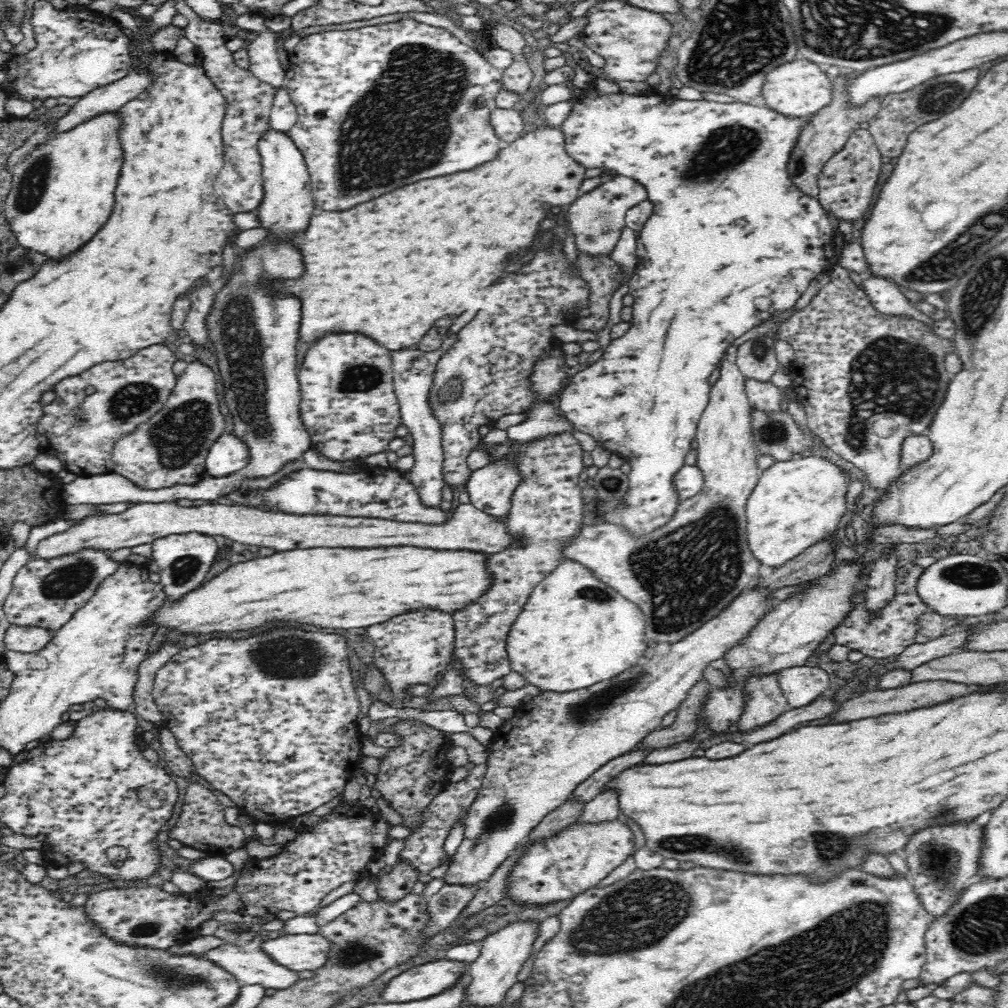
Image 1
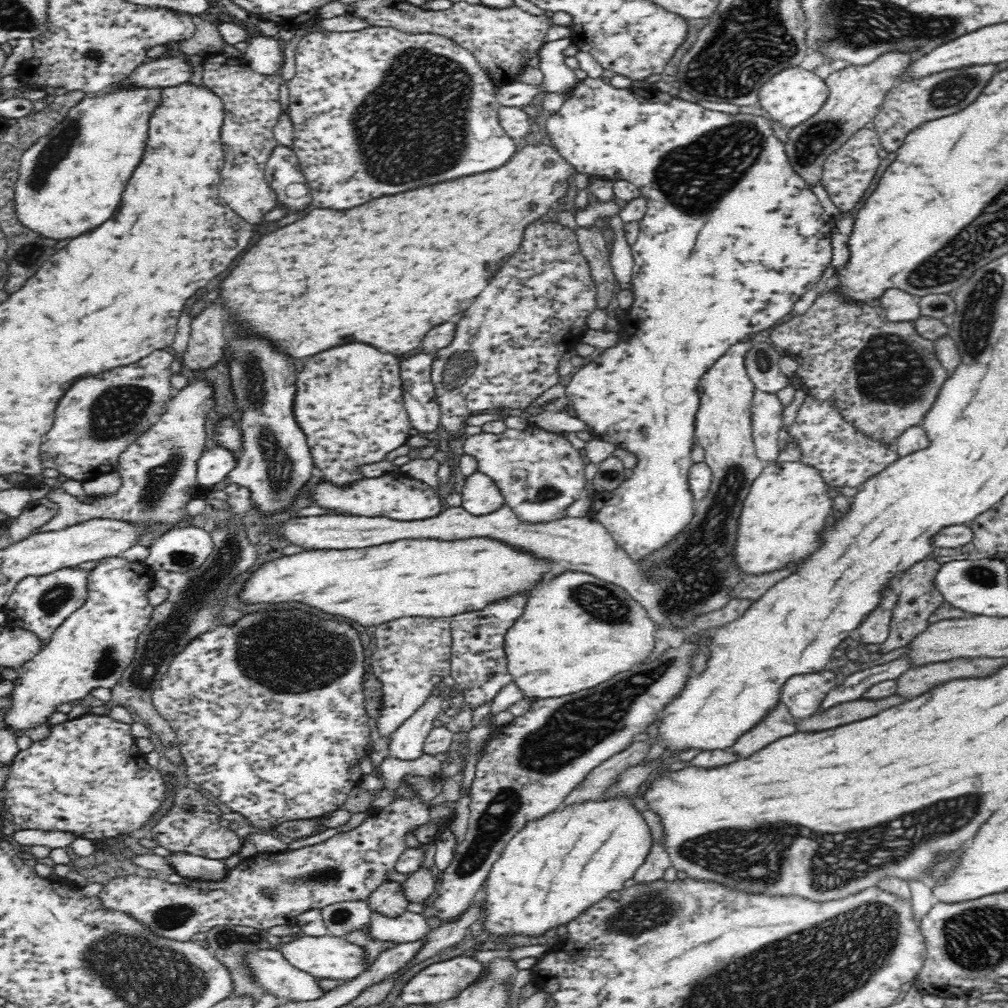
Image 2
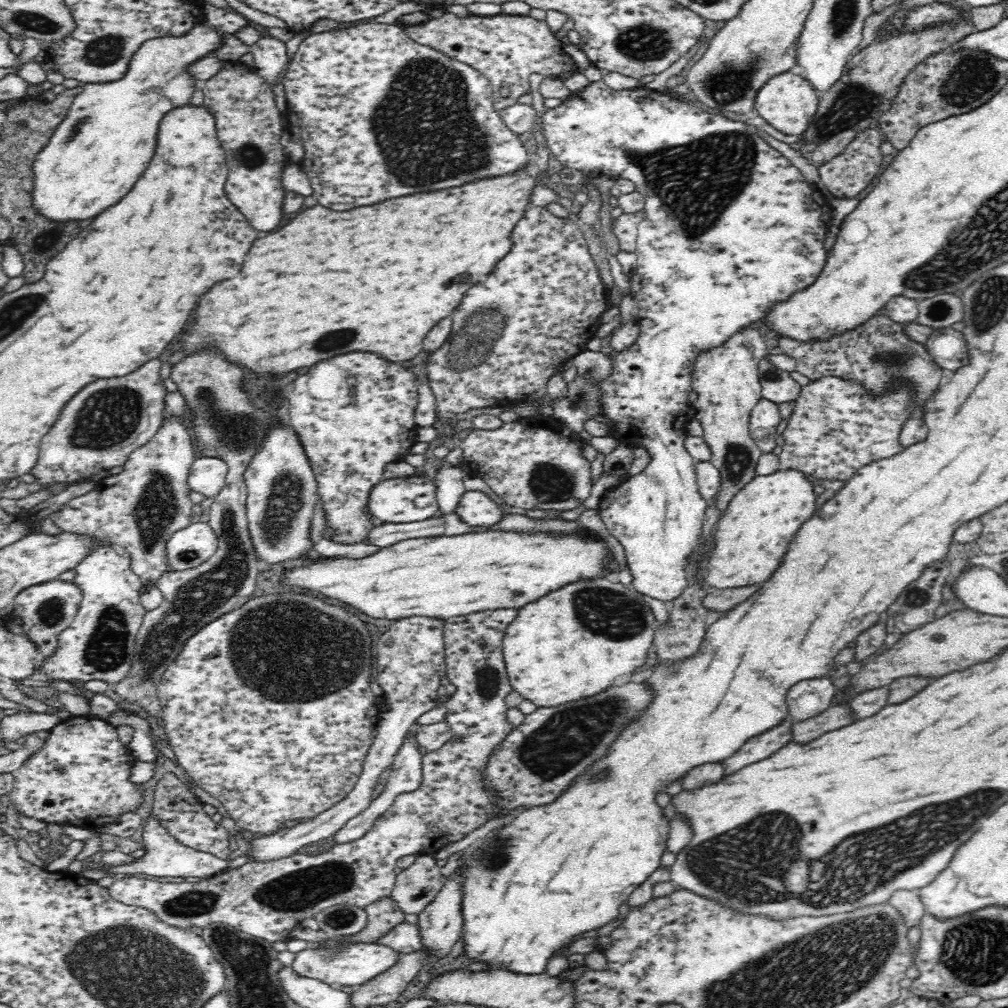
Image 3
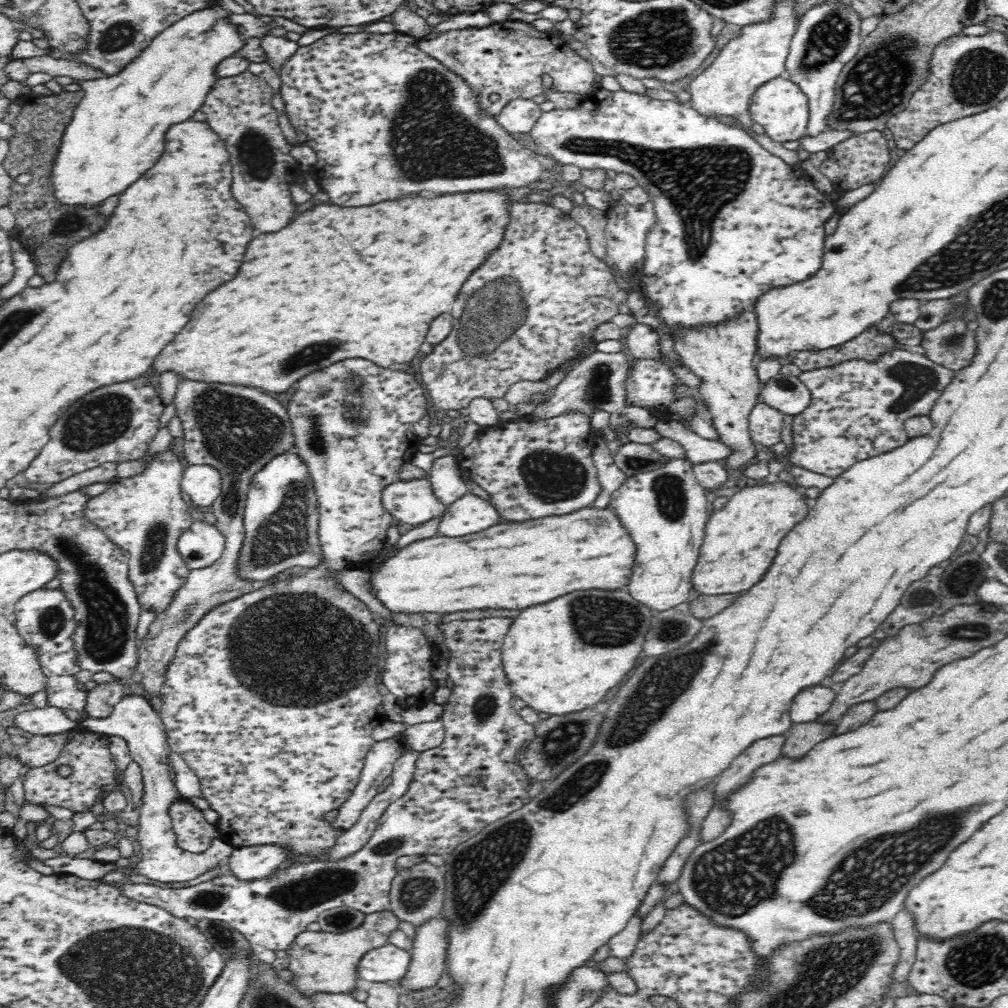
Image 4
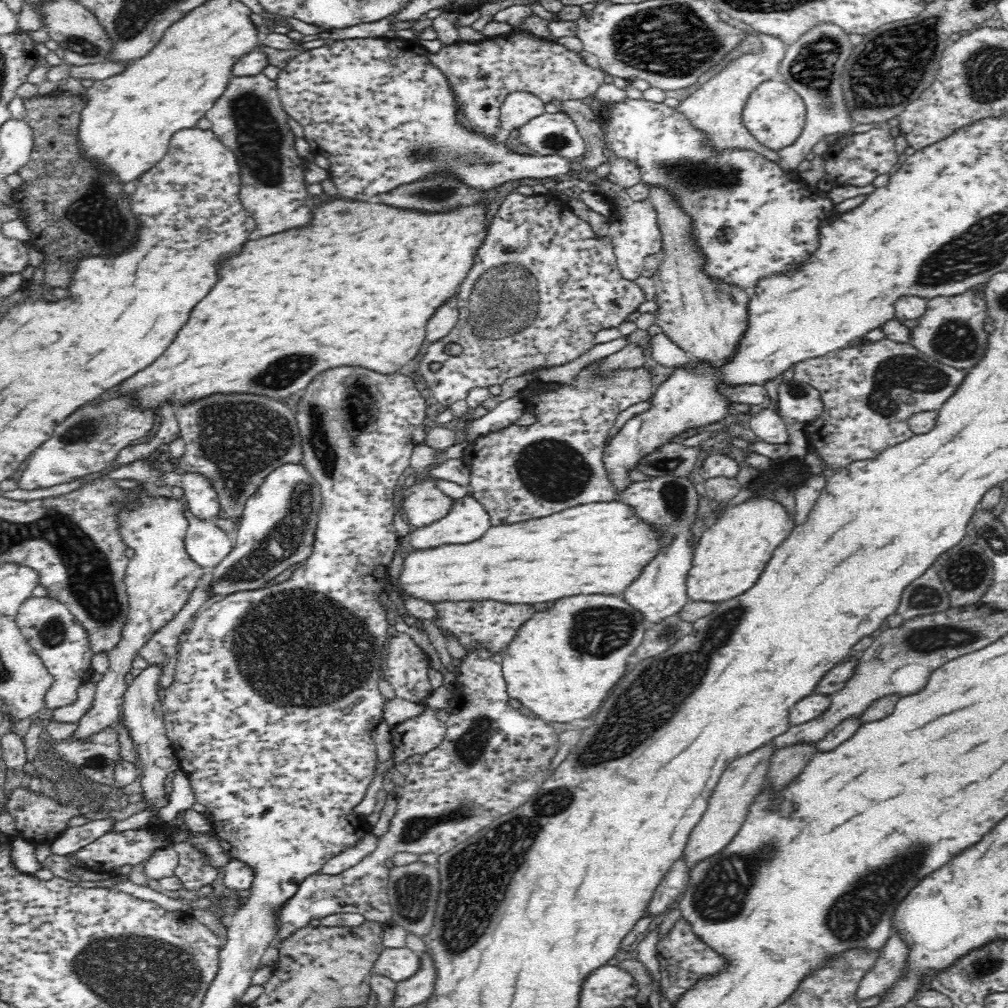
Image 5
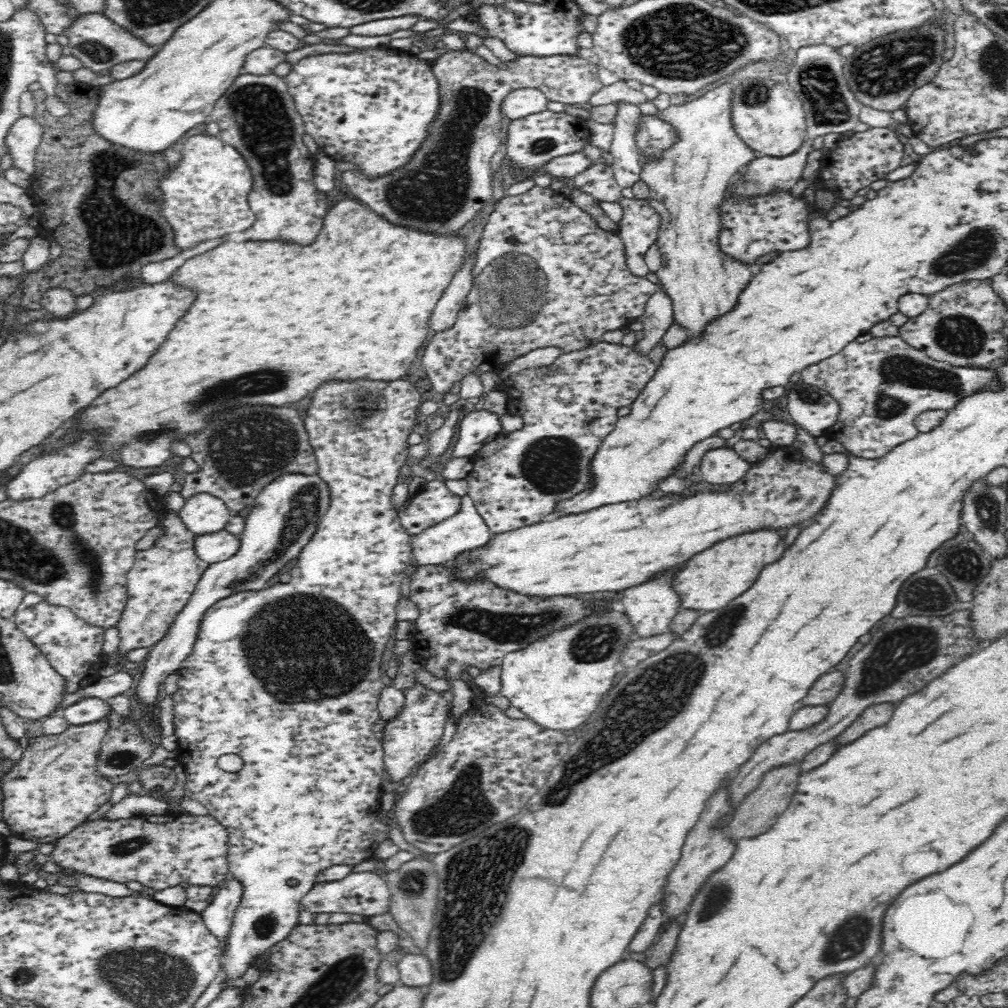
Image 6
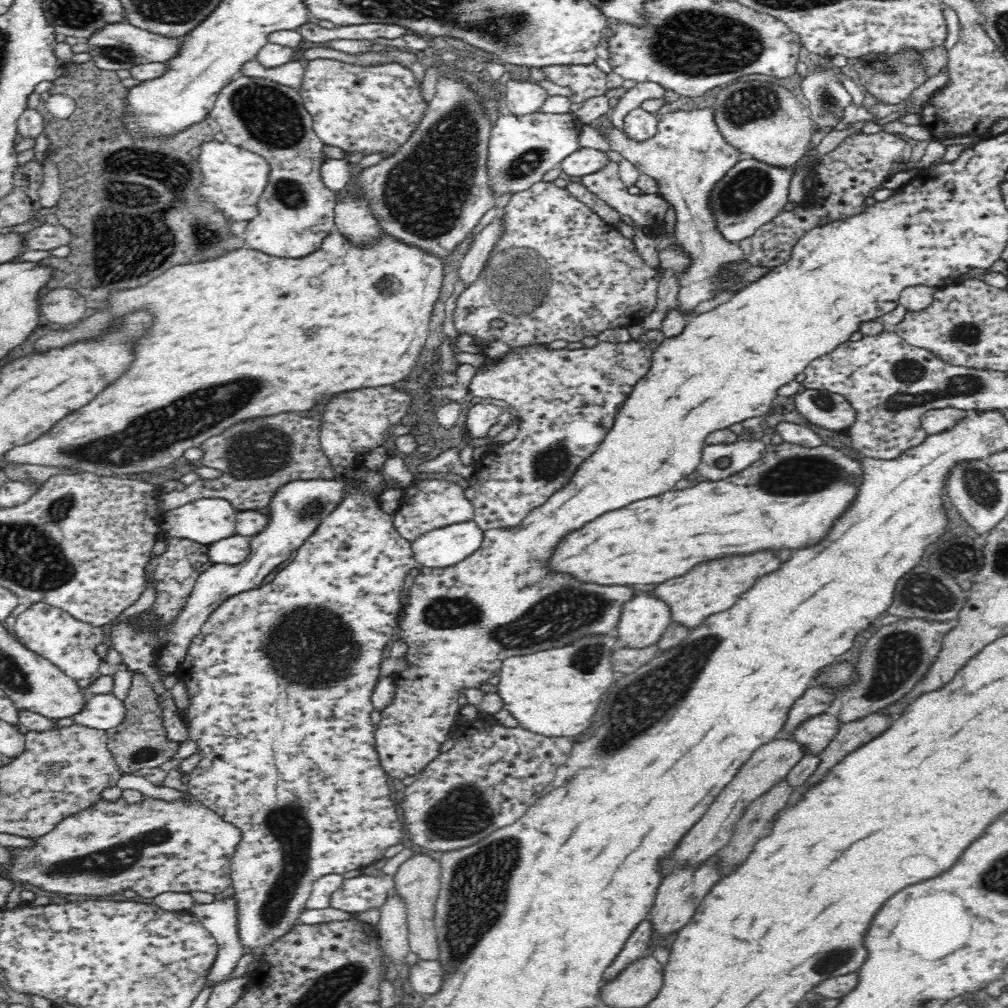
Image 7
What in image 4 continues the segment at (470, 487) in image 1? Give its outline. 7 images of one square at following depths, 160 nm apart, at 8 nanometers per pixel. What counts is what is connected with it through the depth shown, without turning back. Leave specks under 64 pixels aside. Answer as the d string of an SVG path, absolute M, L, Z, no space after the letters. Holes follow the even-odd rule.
M600 436L593 450L594 464L598 471L598 480L602 483L602 494L594 502L594 507L608 507L611 494L622 486L628 478L626 473L614 463L614 458L608 448L608 438ZM468 493L447 506L444 516L441 516L438 523L436 534L438 536L448 536L448 538L458 538L458 536L468 536L468 534L474 534L474 532L481 532L489 526L500 523L507 522L499 520L499 514L495 512L495 508L487 500Z

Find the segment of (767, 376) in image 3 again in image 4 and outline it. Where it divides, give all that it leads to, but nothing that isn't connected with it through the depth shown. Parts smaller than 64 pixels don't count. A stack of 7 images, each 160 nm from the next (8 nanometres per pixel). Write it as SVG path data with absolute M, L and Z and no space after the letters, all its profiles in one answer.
M779 372L764 383L760 401L778 410L782 415L795 417L811 406L812 393L798 377Z

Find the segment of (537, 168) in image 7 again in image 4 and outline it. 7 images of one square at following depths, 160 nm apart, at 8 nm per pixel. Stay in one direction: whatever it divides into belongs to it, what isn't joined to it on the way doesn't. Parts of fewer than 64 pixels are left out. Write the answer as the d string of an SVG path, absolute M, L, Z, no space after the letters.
M602 89L593 91L589 96L585 96L577 108L572 110L550 110L542 112L540 118L534 123L529 132L530 138L537 144L539 152L548 154L561 164L574 164L581 169L602 168L604 170L614 170L628 173L636 180L641 187L650 195L650 201L654 203L658 224L648 232L648 242L646 242L646 256L640 267L636 279L642 286L641 292L647 304L652 304L654 300L659 302L661 308L660 315L670 327L689 327L698 323L715 323L726 318L726 314L734 314L738 306L752 306L762 294L762 290L768 290L770 286L778 284L790 284L798 282L802 278L808 278L814 274L822 262L822 246L824 246L824 224L834 214L837 209L834 200L826 193L814 187L810 176L806 170L799 166L788 166L781 158L770 154L764 150L751 136L743 130L726 125L714 118L706 118L695 112L693 108L680 104L674 100L654 100L646 94L632 93L623 89L616 92Z

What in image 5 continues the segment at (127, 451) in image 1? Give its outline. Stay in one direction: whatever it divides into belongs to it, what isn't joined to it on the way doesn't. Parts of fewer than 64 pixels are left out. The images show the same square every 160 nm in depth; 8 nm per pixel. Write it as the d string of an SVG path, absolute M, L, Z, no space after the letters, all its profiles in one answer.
M142 487L136 491L143 494L132 512L120 510L120 533L128 548L134 549L134 556L129 560L124 584L129 596L126 620L122 625L119 641L109 650L108 671L96 683L94 706L86 716L77 722L70 737L85 740L112 727L119 719L123 696L128 688L124 677L132 670L132 660L136 652L146 642L174 620L174 616L190 602L190 594L200 585L208 571L188 555L185 538L188 534L188 520L184 515L184 505L172 497L150 497Z

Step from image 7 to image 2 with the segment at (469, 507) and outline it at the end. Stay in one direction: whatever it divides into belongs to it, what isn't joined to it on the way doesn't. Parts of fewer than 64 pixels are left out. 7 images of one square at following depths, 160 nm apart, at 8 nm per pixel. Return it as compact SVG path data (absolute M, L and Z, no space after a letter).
M394 470L378 478L364 478L344 488L335 488L331 482L320 480L314 488L310 488L312 500L325 509L363 517L386 517L395 521L419 521L436 516L440 512L442 496L438 491L428 487L420 480L415 480Z

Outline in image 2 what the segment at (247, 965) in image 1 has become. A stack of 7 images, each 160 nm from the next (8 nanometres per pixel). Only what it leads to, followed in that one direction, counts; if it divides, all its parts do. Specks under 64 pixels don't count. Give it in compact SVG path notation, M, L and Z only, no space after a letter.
M258 950L246 954L256 979L281 1001L310 1002L326 996L318 978L292 966L280 950Z

